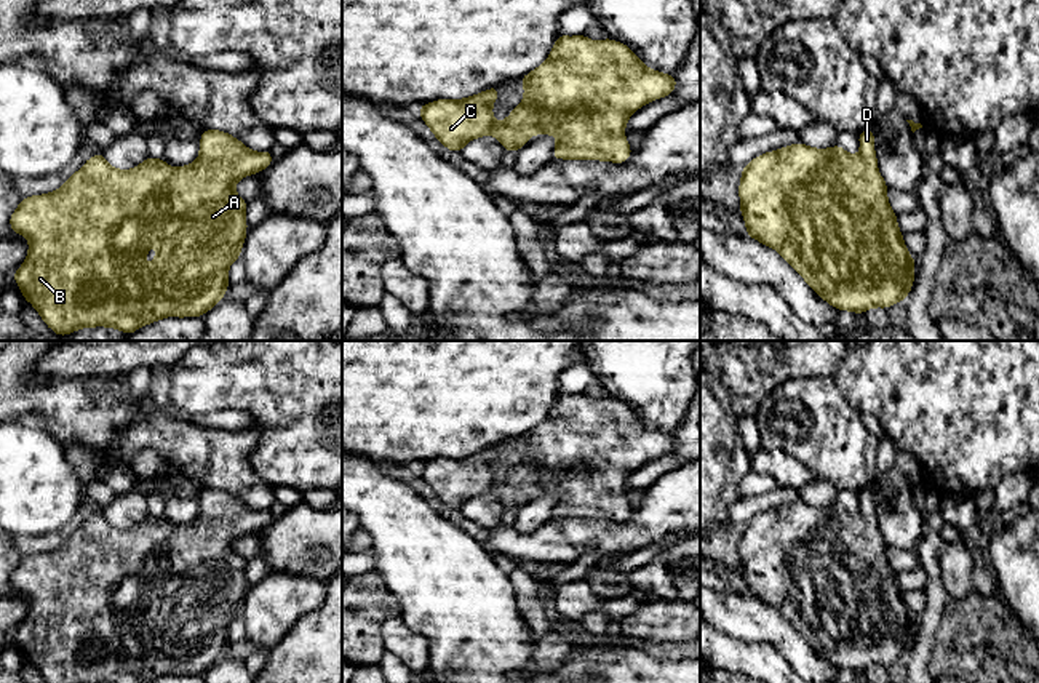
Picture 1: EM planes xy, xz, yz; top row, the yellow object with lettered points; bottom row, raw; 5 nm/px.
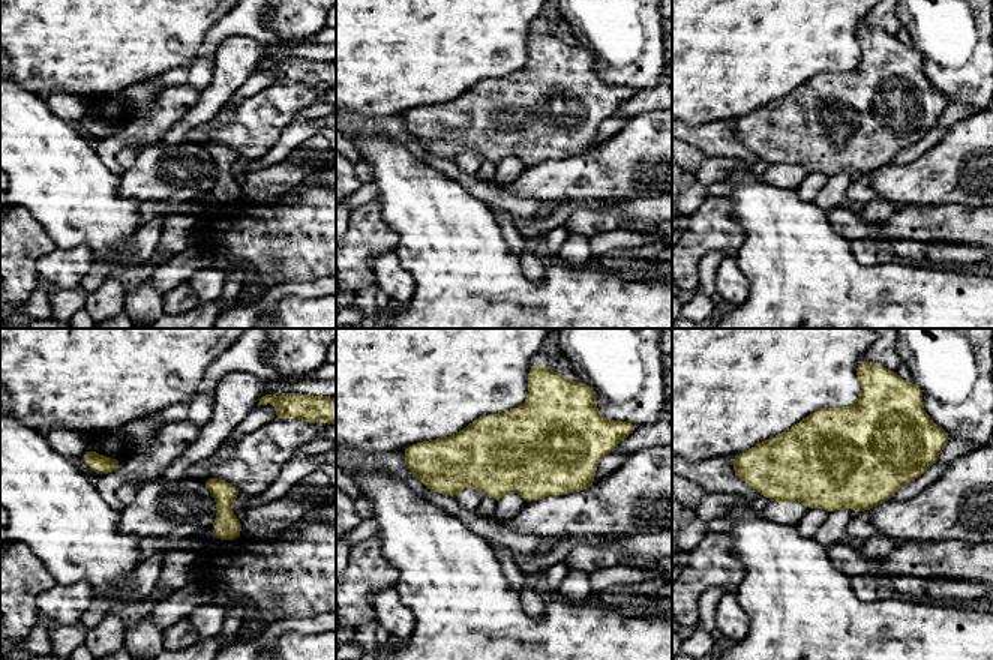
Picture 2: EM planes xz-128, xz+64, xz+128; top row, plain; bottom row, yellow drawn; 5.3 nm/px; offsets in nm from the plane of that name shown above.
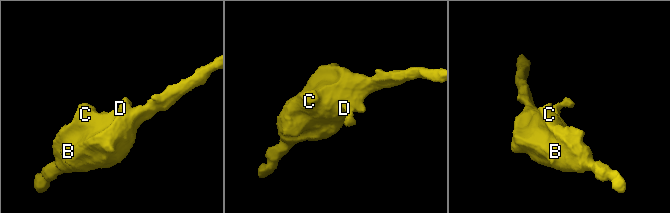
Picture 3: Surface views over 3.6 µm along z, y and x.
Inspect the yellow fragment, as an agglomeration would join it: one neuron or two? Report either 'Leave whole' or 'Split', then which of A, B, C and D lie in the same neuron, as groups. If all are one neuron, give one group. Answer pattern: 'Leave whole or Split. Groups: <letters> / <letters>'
Leave whole. Groups: A B C D

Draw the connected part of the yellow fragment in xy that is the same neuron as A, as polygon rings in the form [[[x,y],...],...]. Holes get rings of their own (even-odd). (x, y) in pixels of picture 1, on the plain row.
[[[219,488],[201,491],[198,518],[187,525],[171,526],[163,517],[147,515],[133,528],[117,528],[99,510],[69,534],[61,547],[21,558],[10,576],[10,585],[27,595],[29,611],[13,637],[46,683],[149,683],[165,675],[201,675],[225,656],[229,625],[240,617],[246,597],[248,560],[233,544],[272,520],[270,509],[253,510]],[[153,601],[157,614],[147,624],[144,617]]]

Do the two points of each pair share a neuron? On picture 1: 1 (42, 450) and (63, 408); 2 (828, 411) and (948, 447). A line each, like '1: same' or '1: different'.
1: different
2: different

